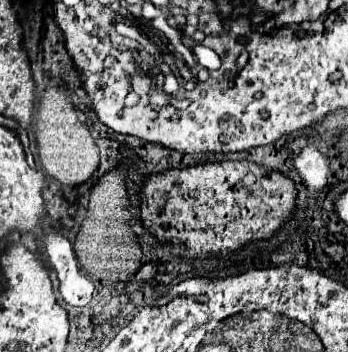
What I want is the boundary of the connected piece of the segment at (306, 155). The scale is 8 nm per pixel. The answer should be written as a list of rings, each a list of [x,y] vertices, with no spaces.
[[[305,147],[295,159],[295,167],[307,187],[317,191],[325,187],[329,175],[329,161],[321,151],[317,151],[315,147]]]

